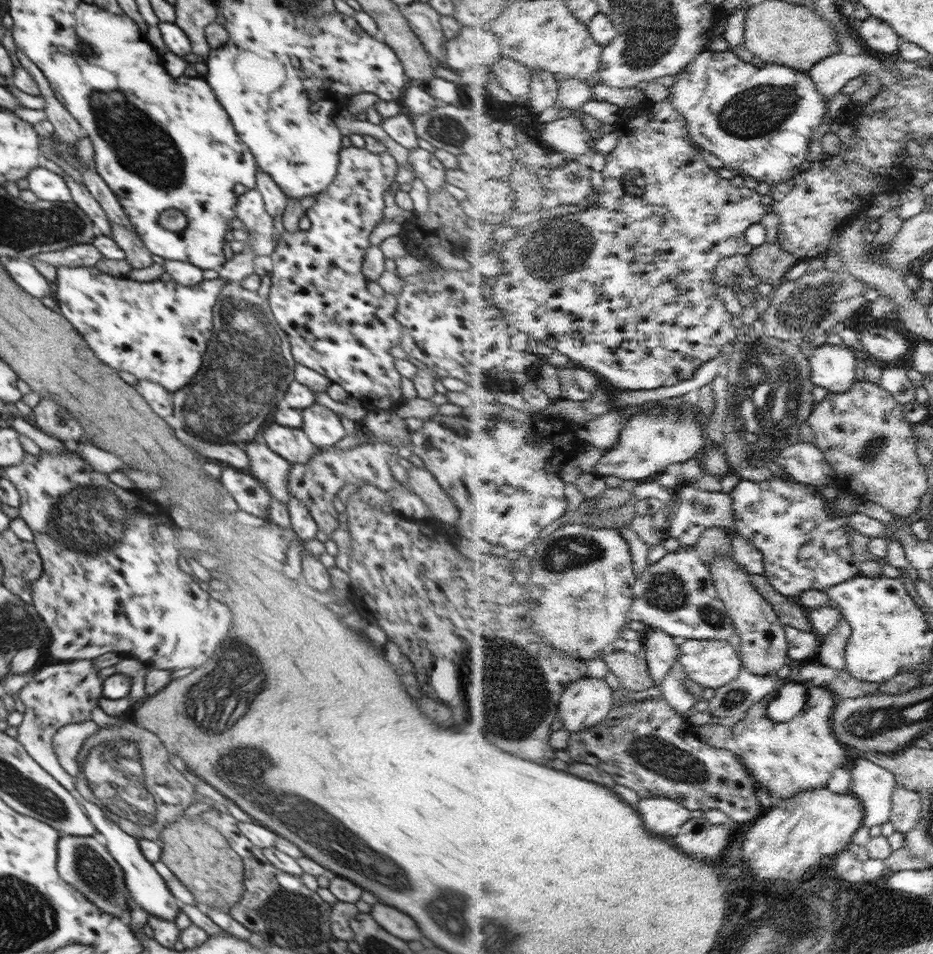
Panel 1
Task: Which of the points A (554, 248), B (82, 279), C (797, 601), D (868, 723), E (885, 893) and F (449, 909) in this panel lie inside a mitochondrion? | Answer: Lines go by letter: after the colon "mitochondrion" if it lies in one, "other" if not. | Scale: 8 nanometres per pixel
A: mitochondrion
B: other
C: other
D: mitochondrion
E: other
F: mitochondrion

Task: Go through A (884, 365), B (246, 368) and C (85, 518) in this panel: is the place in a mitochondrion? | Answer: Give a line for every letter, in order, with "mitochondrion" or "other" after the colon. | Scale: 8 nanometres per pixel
A: other
B: mitochondrion
C: mitochondrion

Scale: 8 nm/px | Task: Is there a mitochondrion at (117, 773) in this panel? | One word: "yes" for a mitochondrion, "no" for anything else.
yes

